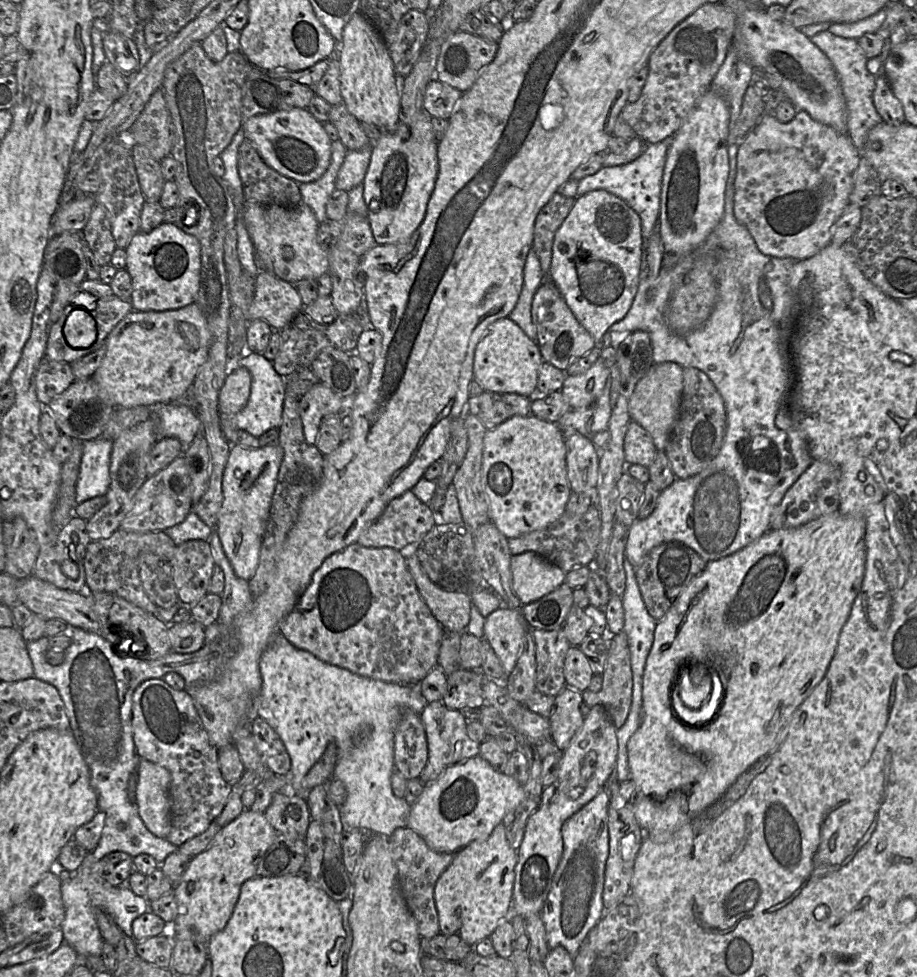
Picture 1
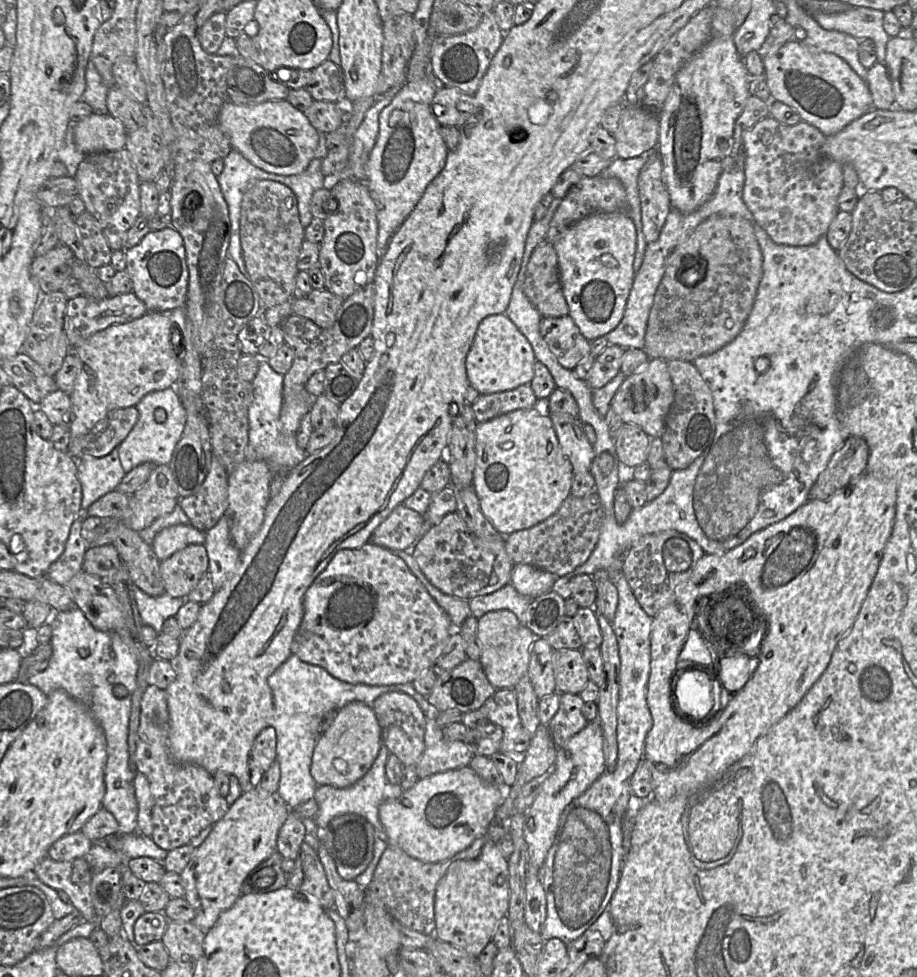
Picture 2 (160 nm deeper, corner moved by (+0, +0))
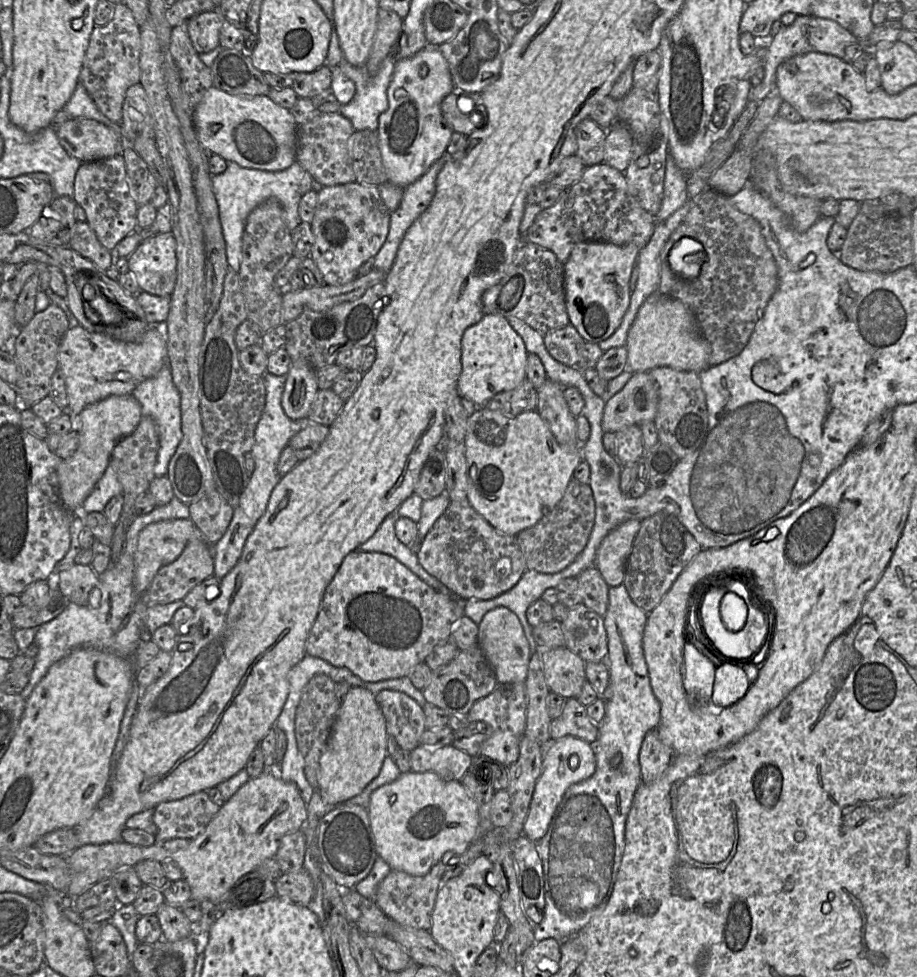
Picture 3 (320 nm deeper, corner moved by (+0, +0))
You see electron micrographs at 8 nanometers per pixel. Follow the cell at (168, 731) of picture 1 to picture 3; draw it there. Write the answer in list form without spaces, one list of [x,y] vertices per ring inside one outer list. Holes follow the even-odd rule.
[[[206,791],[158,804],[153,814],[157,843],[176,838],[193,840],[204,832],[219,810]]]

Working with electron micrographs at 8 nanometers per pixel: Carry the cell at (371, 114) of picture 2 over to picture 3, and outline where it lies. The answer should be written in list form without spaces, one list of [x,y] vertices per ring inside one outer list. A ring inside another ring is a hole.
[[[396,42],[374,75],[371,75],[365,66],[351,65],[345,59],[340,61],[337,69],[355,85],[355,94],[352,100],[345,105],[341,105],[340,113],[351,121],[356,131],[365,129],[376,131],[378,129],[378,118],[388,108],[387,89],[393,75],[395,63],[400,59],[411,57],[422,49],[423,46],[421,45],[398,47]]]

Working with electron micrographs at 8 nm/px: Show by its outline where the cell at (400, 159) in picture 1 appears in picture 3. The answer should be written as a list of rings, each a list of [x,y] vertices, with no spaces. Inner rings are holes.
[[[426,45],[411,57],[395,63],[387,89],[388,108],[378,118],[378,142],[387,181],[403,188],[419,179],[435,161],[448,154],[447,146],[454,132],[443,116],[441,102],[455,87],[448,63],[437,47]]]

